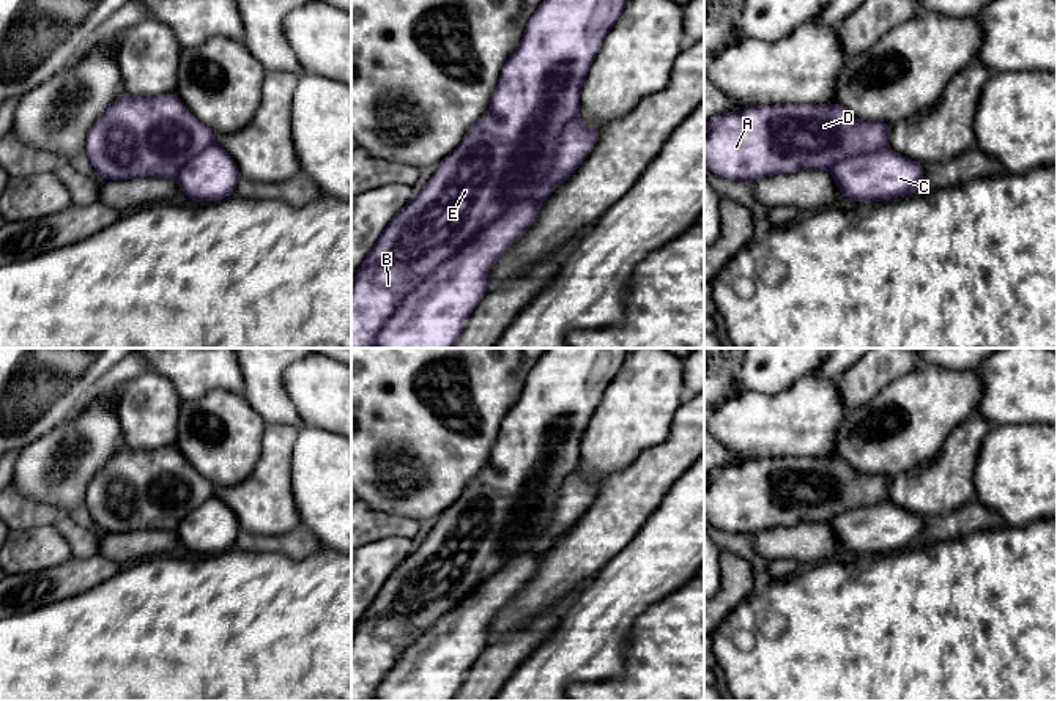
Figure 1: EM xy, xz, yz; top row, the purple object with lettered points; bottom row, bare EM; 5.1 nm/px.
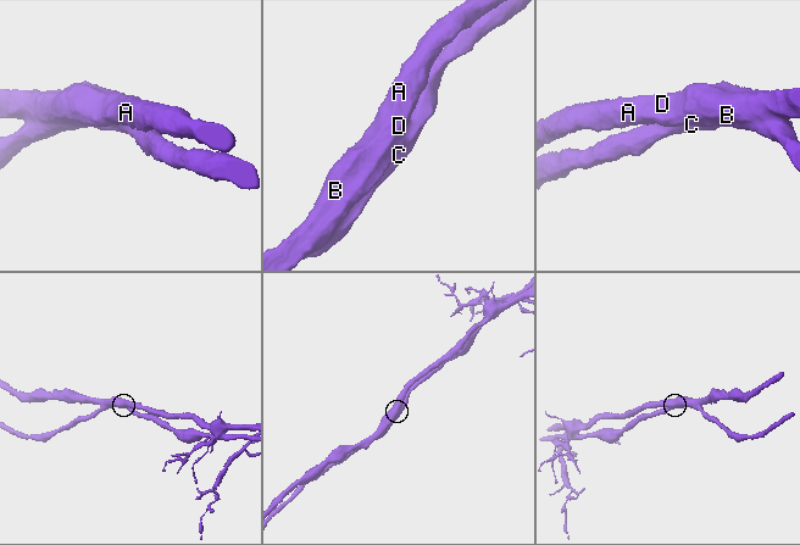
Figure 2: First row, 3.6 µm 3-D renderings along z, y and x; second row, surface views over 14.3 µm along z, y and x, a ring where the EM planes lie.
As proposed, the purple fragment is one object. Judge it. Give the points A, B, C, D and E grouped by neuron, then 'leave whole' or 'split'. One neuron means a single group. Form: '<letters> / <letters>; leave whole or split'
A B D E / C; split

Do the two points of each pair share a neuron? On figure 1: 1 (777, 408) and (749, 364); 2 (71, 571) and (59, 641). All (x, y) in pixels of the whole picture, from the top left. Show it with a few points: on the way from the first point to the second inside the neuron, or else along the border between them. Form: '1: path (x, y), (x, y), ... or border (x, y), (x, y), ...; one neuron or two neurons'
1: border (802, 378), (777, 393), (734, 394); two neurons
2: border (101, 583), (79, 594), (37, 607), (32, 611); two neurons

